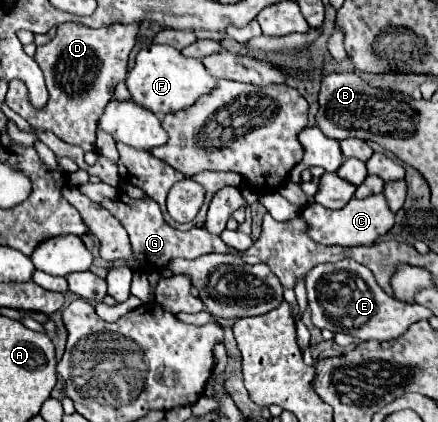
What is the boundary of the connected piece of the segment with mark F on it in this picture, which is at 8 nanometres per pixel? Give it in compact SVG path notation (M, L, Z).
M152 44L138 52L136 66L128 72L126 86L134 102L148 108L156 116L166 116L190 108L202 94L210 92L216 86L216 80L208 74L200 60L186 58L176 48Z

